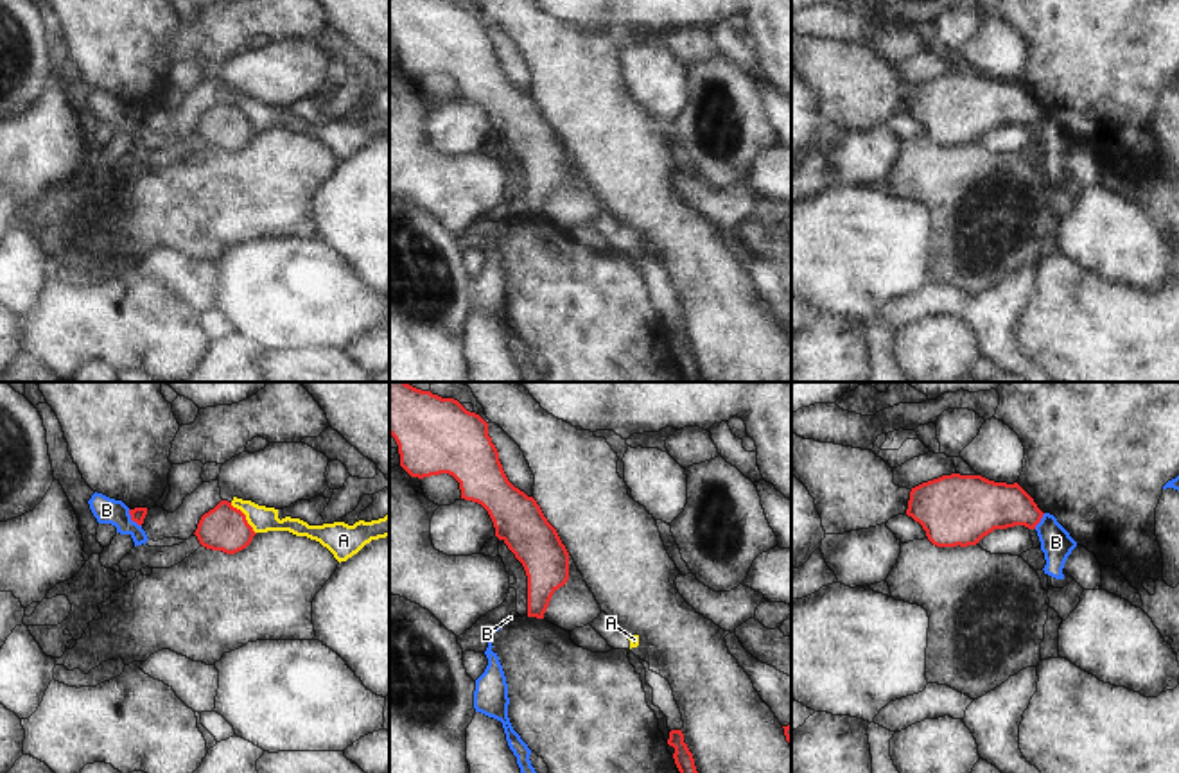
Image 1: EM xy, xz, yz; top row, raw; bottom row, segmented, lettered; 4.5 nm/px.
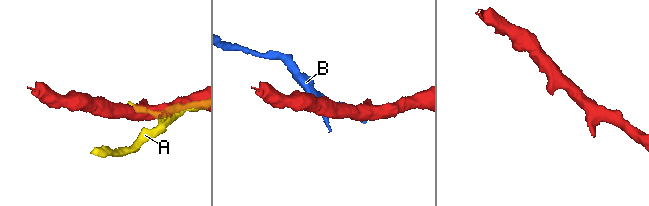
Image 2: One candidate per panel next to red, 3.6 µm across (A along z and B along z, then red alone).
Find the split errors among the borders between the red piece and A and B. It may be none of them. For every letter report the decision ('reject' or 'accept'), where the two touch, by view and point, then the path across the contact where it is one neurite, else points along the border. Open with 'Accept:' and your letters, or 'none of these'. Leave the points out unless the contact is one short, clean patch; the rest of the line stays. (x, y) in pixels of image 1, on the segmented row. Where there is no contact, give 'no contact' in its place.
Accept: none of these
A: reject | xy (244, 517) | along xy (230, 503), (244, 515), (255, 533)
B: reject | xy (131, 519) | along xy (128, 510), (130, 517), (140, 526)

